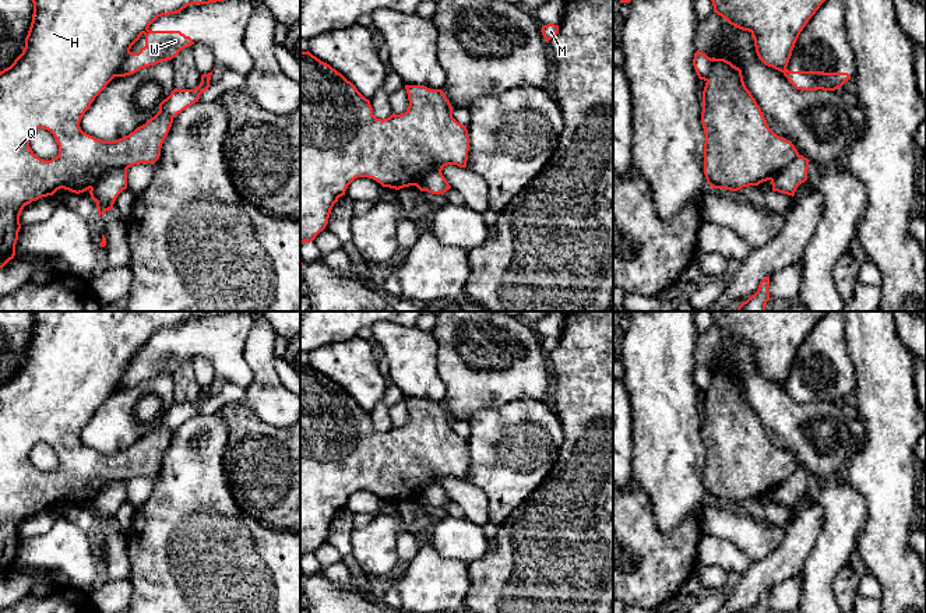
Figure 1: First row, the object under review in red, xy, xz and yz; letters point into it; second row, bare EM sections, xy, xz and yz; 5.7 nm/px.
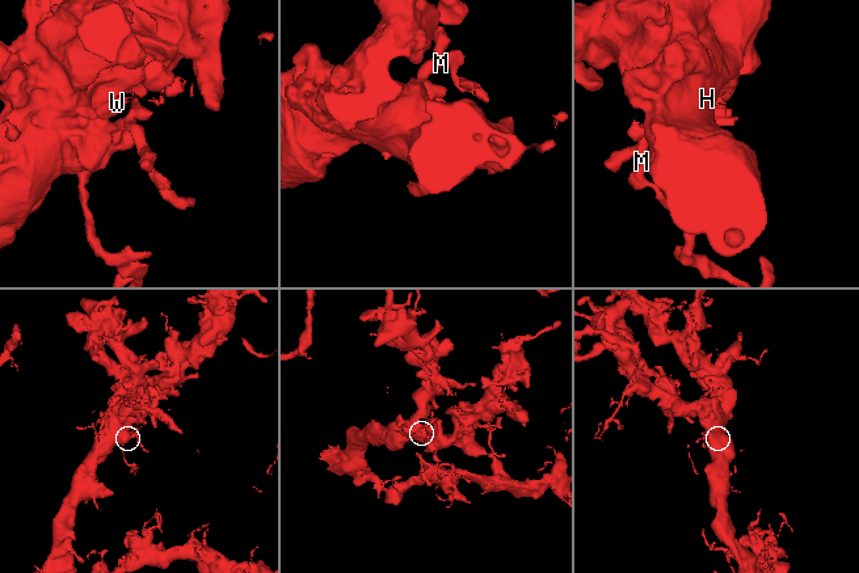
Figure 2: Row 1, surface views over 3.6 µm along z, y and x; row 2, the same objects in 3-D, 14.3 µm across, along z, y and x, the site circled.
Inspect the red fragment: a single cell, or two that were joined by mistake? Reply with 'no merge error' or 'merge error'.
merge error

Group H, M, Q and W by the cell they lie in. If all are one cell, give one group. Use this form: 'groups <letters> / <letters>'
groups H Q / M W

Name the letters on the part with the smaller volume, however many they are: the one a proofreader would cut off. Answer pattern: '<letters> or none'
M, W

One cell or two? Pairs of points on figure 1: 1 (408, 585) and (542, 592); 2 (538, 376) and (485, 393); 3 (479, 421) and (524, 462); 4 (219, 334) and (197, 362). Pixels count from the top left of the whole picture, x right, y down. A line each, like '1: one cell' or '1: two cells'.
1: two cells
2: one cell
3: one cell
4: two cells

